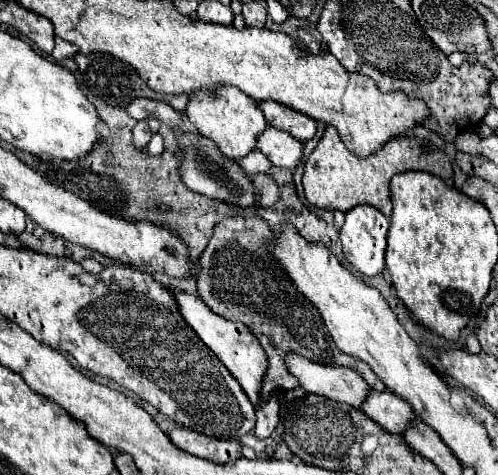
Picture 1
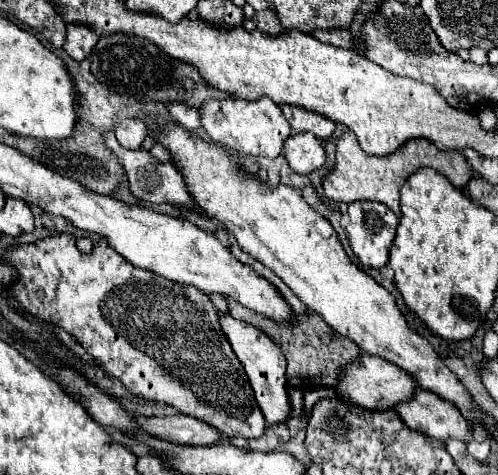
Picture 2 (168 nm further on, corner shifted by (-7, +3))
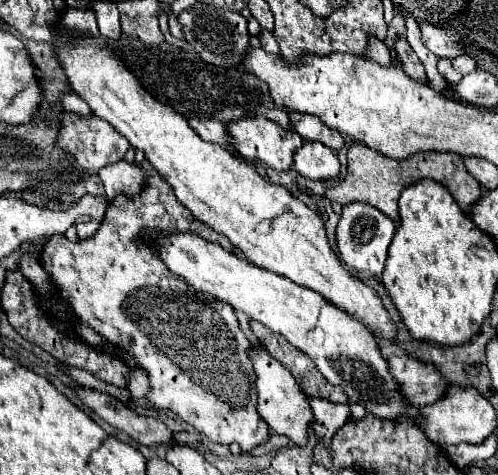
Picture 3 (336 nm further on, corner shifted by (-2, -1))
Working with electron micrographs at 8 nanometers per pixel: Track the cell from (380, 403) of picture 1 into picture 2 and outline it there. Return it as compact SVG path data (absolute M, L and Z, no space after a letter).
M414 390L412 398L400 402L394 410L410 430L422 432L428 438L472 440L472 430L460 410L428 390Z

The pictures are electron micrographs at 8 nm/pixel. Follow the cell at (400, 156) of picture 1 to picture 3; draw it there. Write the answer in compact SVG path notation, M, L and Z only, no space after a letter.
M353 144L349 148L349 164L347 164L347 176L327 188L327 198L331 202L339 202L339 204L351 204L351 202L365 202L365 204L371 204L375 208L379 208L383 214L387 214L393 222L399 222L399 212L397 212L397 200L401 196L401 188L407 188L419 180L425 180L425 178L431 178L435 182L441 182L451 194L453 198L457 200L457 204L461 206L461 210L465 214L469 214L479 198L481 198L481 186L479 182L467 172L467 168L463 166L463 160L459 154L455 152L417 152L409 158L403 160L403 166L371 148L367 148L365 144Z

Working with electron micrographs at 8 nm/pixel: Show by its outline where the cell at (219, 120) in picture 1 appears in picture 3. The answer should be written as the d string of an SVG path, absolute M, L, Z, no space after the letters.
M239 118L229 124L229 134L231 142L245 160L263 162L273 170L289 170L293 166L293 154L299 150L299 146L303 146L303 138L297 132L285 130L267 118Z

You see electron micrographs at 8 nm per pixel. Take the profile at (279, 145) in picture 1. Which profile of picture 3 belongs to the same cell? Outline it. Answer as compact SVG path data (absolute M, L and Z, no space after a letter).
M307 140L297 152L295 152L295 166L293 166L301 176L311 178L311 180L329 180L337 178L341 172L341 164L337 154L321 144L321 142L311 142Z

